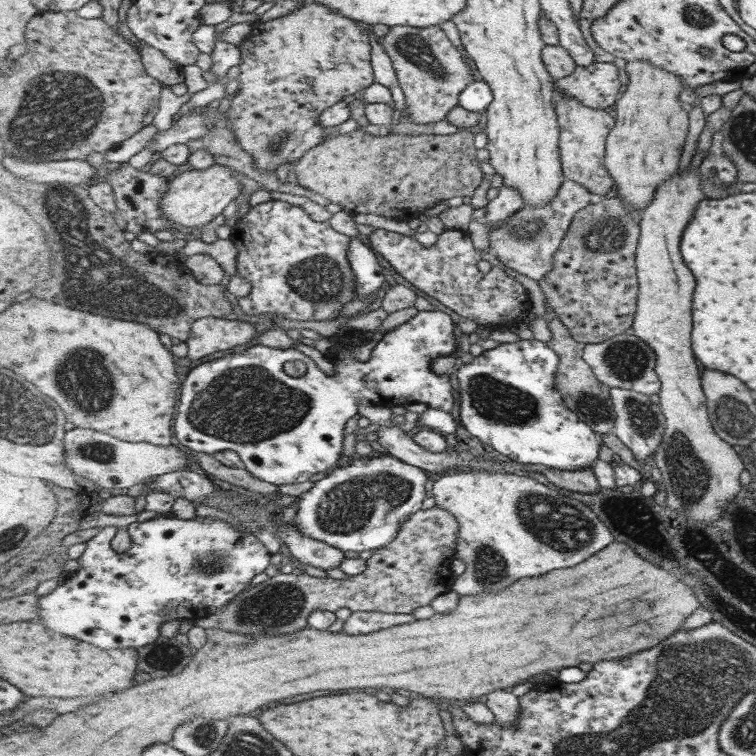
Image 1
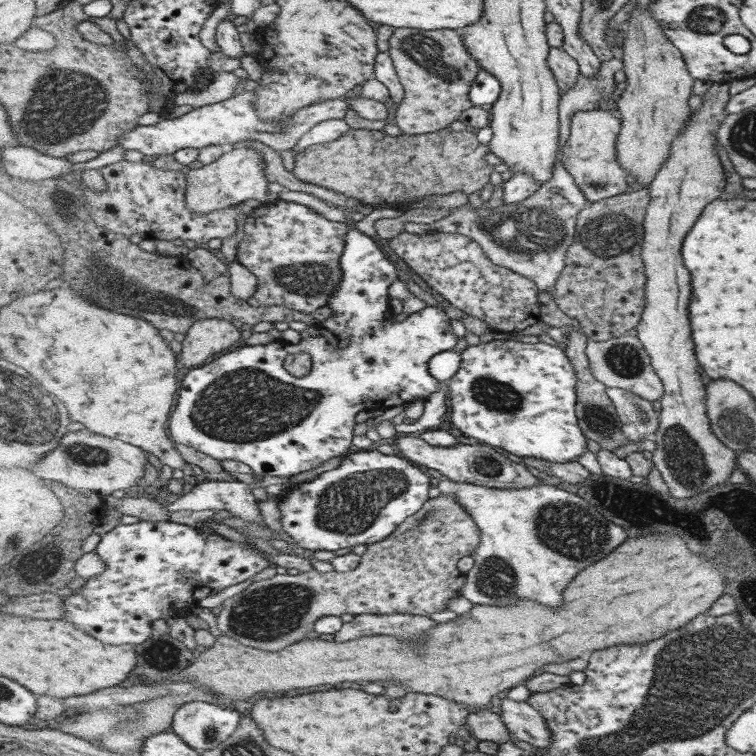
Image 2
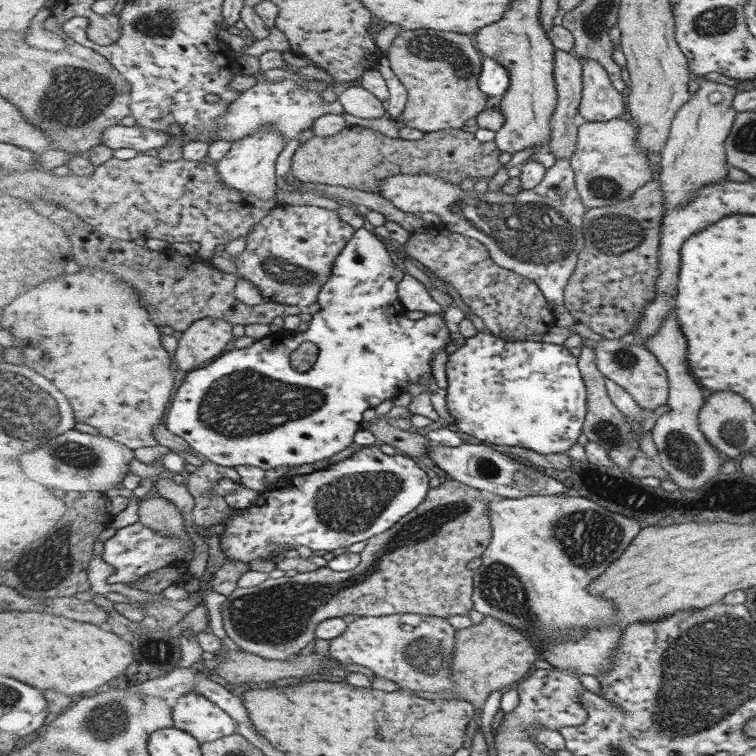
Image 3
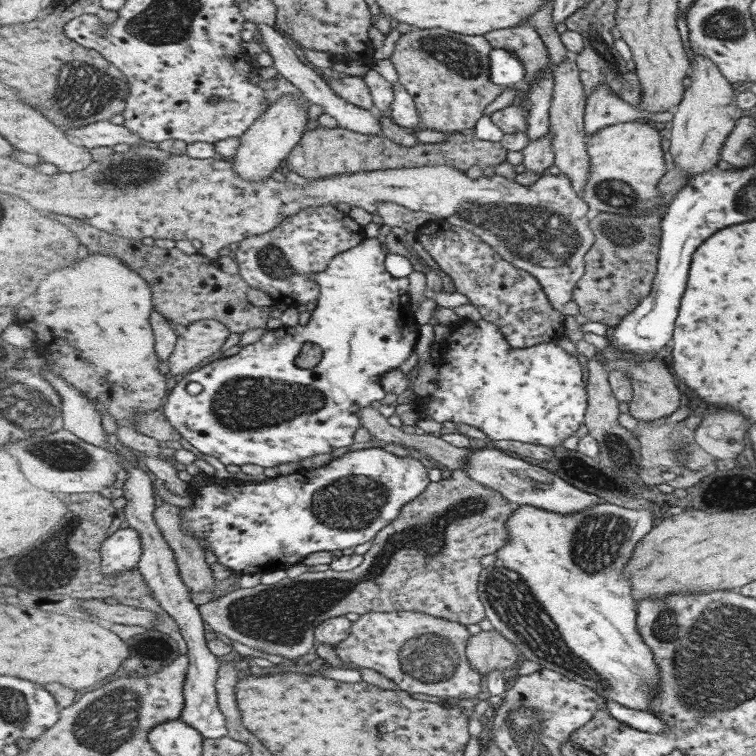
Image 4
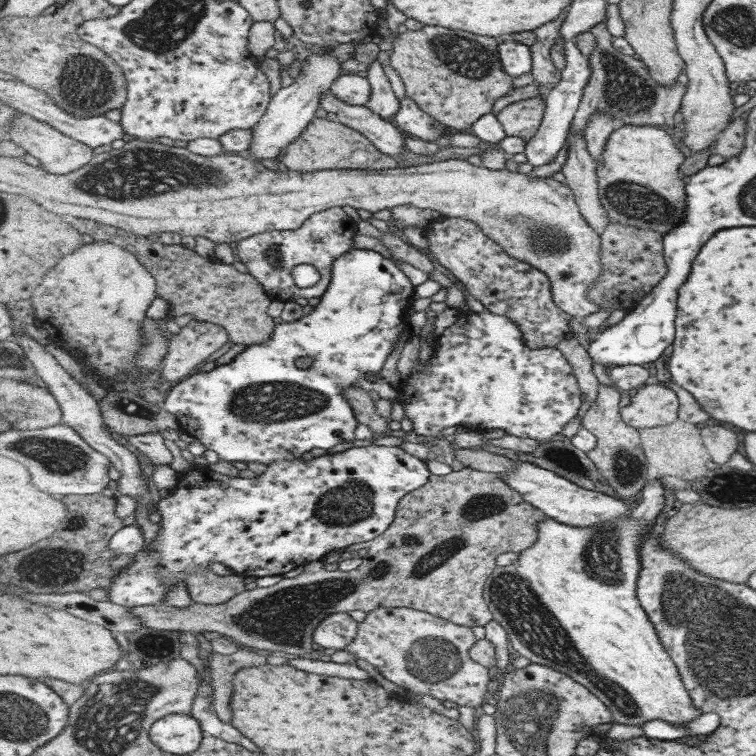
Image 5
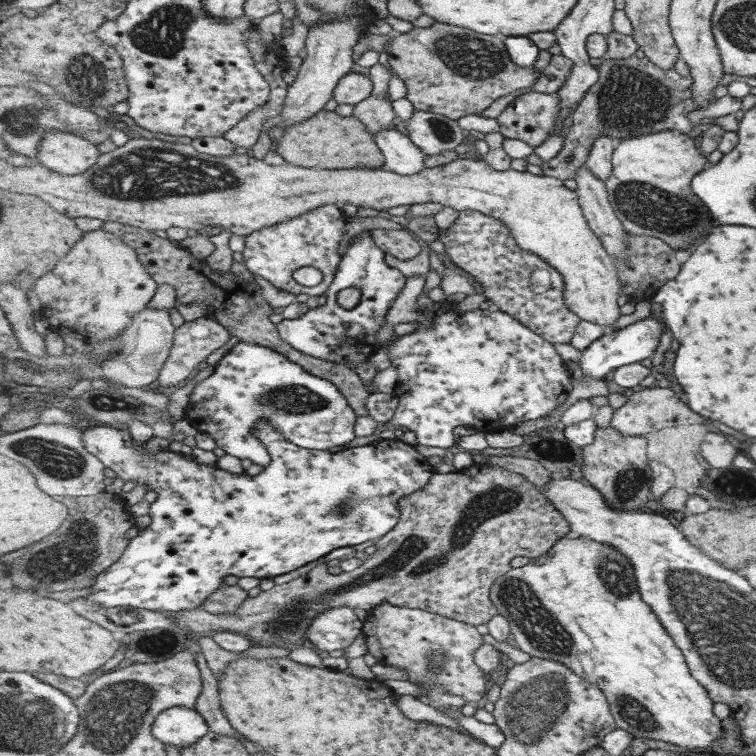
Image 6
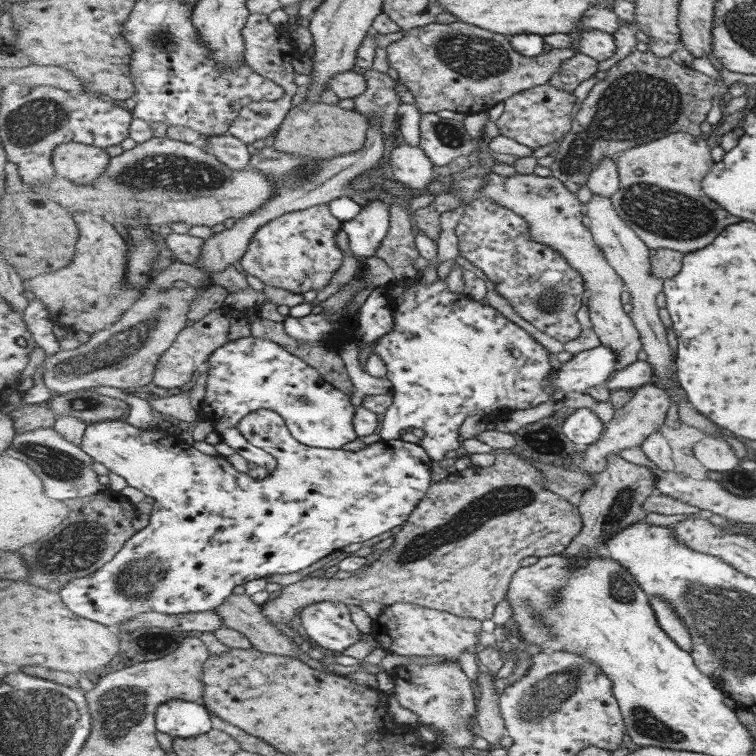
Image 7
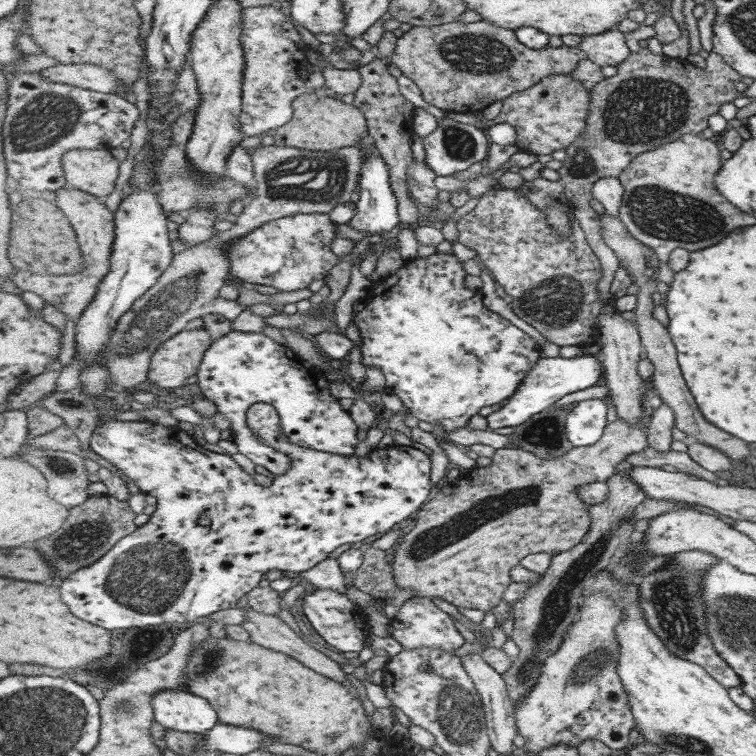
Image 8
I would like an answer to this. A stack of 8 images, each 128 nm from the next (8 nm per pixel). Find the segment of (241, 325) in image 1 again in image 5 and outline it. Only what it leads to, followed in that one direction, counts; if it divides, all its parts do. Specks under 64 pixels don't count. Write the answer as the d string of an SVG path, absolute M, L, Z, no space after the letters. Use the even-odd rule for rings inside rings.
M191 319L172 337L161 368L163 378L180 383L229 340L230 334L224 326Z

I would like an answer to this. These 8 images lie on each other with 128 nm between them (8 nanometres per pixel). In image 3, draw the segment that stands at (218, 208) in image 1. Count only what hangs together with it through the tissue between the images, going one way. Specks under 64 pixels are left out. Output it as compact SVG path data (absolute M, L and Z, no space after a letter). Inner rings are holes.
M260 130L243 140L234 141L227 156L216 161L219 168L219 176L223 184L237 190L240 194L245 192L259 197L263 201L275 198L277 194L277 174L275 164L279 154L285 148L286 138L278 130Z

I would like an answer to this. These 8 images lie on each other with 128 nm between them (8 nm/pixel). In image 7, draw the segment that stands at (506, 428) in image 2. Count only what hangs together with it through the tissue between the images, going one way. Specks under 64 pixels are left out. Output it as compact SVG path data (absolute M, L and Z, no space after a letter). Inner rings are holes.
M438 278L431 285L421 285L414 279L397 280L385 288L395 312L396 325L393 332L379 338L371 349L371 354L380 354L387 363L387 377L393 383L391 393L394 401L384 414L379 432L382 440L398 443L403 432L421 428L424 436L419 444L431 459L439 461L445 459L447 452L459 450L462 444L459 428L469 416L479 414L482 418L494 418L498 413L504 415L510 411L535 408L556 398L550 385L555 371L551 352L497 308L483 306L480 301L463 293L451 292L447 282Z

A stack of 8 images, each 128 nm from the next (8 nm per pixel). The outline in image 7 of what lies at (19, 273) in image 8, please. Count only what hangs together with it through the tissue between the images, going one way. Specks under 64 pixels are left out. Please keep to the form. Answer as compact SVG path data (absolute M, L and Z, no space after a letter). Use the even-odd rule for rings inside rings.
M91 212L75 213L81 238L78 241L78 253L75 253L71 264L24 281L26 290L47 305L52 319L61 327L87 332L91 336L121 320L149 287L126 283L130 267L126 240L114 223L106 222L102 217Z

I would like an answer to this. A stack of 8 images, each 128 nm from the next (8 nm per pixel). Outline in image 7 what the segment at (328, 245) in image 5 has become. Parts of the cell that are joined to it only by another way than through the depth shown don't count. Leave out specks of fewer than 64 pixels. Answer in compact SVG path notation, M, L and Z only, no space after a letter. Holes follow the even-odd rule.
M330 204L285 214L267 222L258 230L240 264L247 274L257 277L265 285L284 288L297 294L305 294L309 290L323 290L333 280L335 272L343 266L343 254L337 246L337 232L343 229L343 224L343 221L331 214Z

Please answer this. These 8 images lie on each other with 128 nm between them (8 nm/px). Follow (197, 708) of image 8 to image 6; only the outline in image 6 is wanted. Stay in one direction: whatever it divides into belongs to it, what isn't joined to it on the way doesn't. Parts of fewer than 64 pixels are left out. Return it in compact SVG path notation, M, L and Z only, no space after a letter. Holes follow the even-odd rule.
M176 706L162 712L153 726L153 735L157 740L180 748L199 742L210 732L203 715L185 706Z

